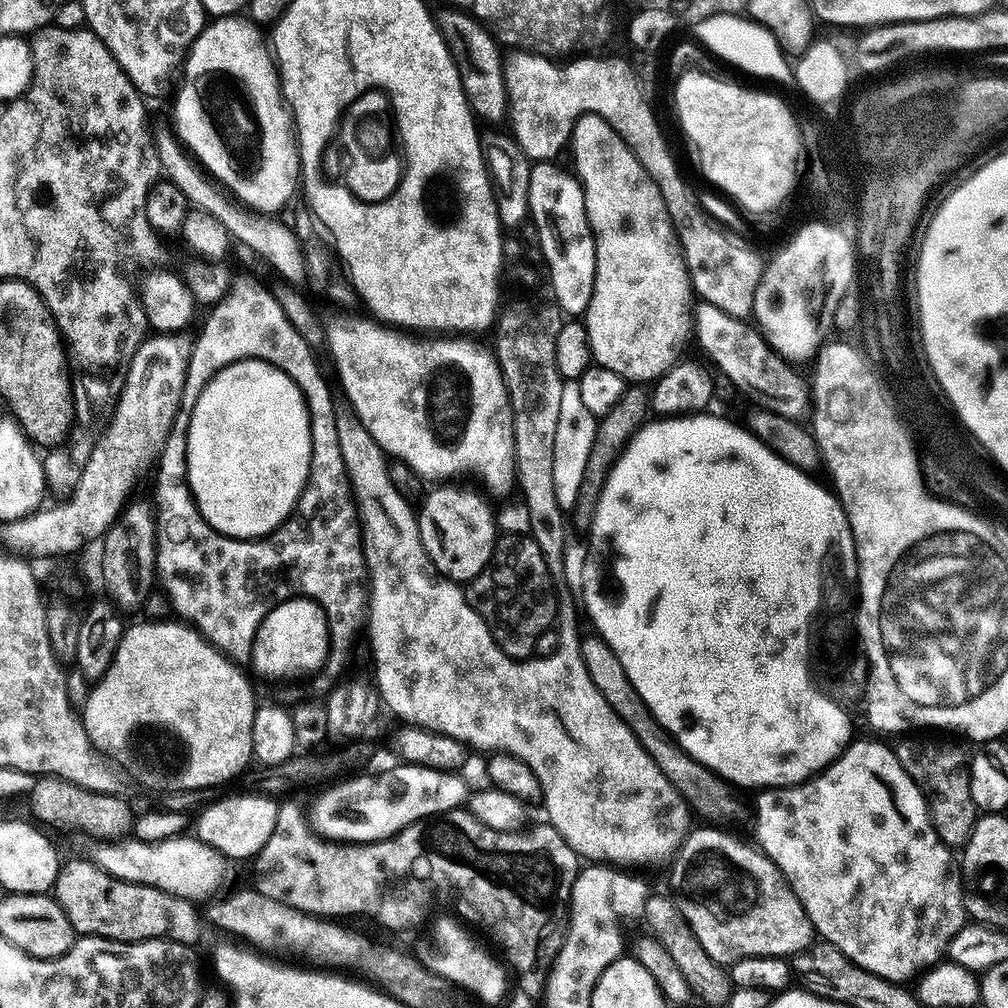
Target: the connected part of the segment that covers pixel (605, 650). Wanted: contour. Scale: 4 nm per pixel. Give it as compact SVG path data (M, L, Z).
M592 634L590 638L581 639L580 649L582 650L582 662L586 662L586 674L590 674L594 686L598 686L602 698L610 702L610 710L630 726L630 734L638 738L642 750L654 758L654 766L666 774L666 778L678 790L678 794L687 802L689 809L700 816L705 816L705 821L722 822L718 820L732 820L735 816L740 816L744 812L744 804L736 797L737 789L729 785L728 781L721 778L717 773L712 772L706 766L702 766L682 746L673 740L672 735L665 730L650 714L650 706L642 702L642 694L634 690L630 678L626 678L626 670L622 670L622 662L618 662L618 654L610 650L610 646L599 636Z

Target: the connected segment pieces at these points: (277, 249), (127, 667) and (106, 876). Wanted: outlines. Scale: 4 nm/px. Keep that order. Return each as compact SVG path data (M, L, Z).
M171 127L156 128L154 132L156 153L160 159L160 171L182 194L186 194L189 205L202 210L218 218L222 226L226 226L229 237L233 241L238 240L245 244L252 252L268 259L268 264L276 272L285 276L285 281L292 282L295 276L305 275L304 247L299 238L283 224L276 220L275 215L255 212L237 202L221 185L217 184L211 176L207 175L203 168L196 163L187 148L181 143L179 136Z
M144 622L148 624L132 624L123 629L120 645L116 651L116 656L112 660L112 664L106 670L106 674L102 679L95 681L91 685L92 693L88 696L88 701L82 707L82 719L84 729L90 738L90 742L94 747L100 749L104 745L104 732L108 732L108 728L112 728L112 736L119 736L125 732L125 728L132 727L136 724L136 720L160 720L160 716L164 716L164 712L188 712L188 716L184 716L184 720L180 720L180 732L184 732L184 740L188 740L188 744L192 744L192 764L188 764L188 772L184 772L184 784L192 784L192 790L199 788L216 788L224 784L227 780L232 780L244 767L249 763L253 763L252 743L254 742L254 714L258 707L258 699L256 700L256 692L252 689L250 681L244 677L245 669L241 665L231 661L224 655L220 649L215 648L213 644L204 639L195 627L189 626L184 622Z
M88 858L88 860L72 860L63 865L60 870L60 877L56 880L56 886L54 889L54 899L63 906L64 912L67 913L72 923L72 928L78 934L95 934L98 936L106 936L109 940L155 940L157 938L167 938L169 940L177 940L180 944L187 944L189 946L199 945L200 940L200 920L202 924L202 916L196 913L197 905L190 900L183 900L178 898L174 894L166 894L162 890L158 890L154 886L146 886L145 884L135 884L134 882L128 882L126 880L119 880L118 878L111 876L106 869L101 868L96 863L95 859Z

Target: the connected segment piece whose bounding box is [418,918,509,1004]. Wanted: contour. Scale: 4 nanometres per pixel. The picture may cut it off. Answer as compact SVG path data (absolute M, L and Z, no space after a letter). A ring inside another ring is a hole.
M459 919L431 921L432 929L420 944L418 959L425 968L436 976L441 976L457 988L468 993L469 997L481 1000L484 1004L500 1004L508 992L508 976L505 965L495 960L470 933Z

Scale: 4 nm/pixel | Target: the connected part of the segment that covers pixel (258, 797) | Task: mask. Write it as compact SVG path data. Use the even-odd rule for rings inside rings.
M248 790L245 796L221 795L194 820L194 835L214 846L231 861L251 861L260 853L262 846L270 842L270 834L274 834L274 826L278 822L278 812L277 801L270 795L257 794L252 790Z

